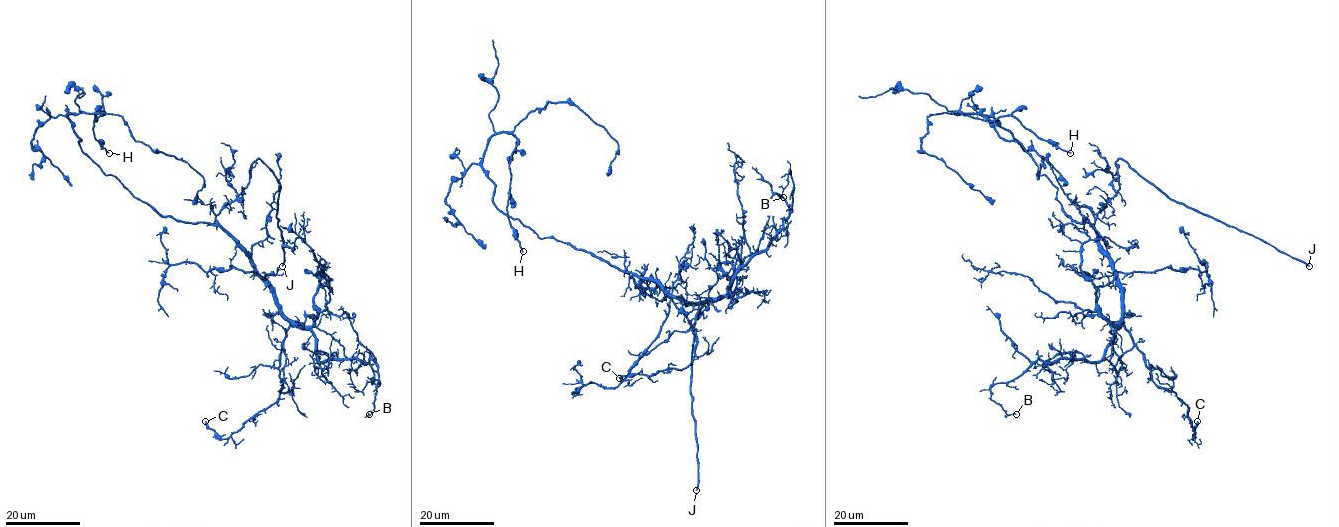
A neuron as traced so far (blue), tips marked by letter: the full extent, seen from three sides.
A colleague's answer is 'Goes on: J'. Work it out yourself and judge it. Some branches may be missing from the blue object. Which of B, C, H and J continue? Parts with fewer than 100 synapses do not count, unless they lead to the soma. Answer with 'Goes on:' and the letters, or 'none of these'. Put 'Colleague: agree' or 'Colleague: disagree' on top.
Colleague: agree
Goes on: J

